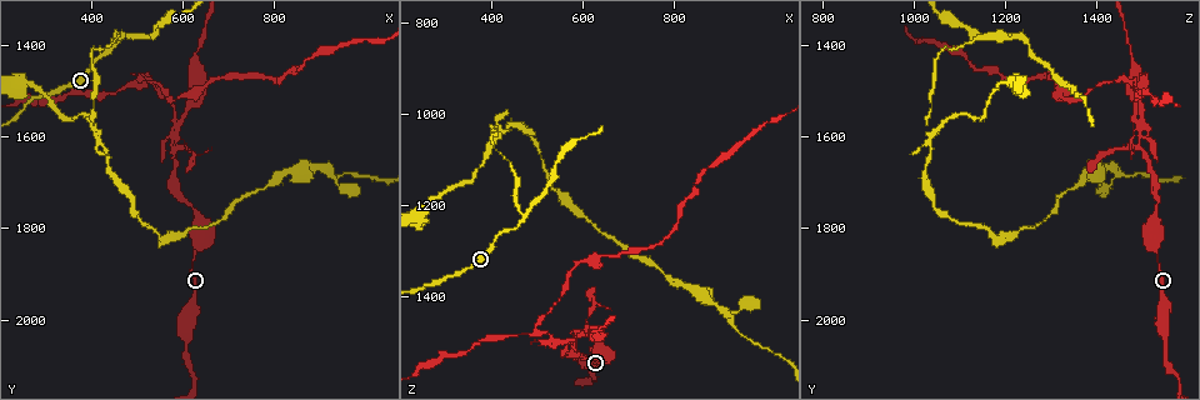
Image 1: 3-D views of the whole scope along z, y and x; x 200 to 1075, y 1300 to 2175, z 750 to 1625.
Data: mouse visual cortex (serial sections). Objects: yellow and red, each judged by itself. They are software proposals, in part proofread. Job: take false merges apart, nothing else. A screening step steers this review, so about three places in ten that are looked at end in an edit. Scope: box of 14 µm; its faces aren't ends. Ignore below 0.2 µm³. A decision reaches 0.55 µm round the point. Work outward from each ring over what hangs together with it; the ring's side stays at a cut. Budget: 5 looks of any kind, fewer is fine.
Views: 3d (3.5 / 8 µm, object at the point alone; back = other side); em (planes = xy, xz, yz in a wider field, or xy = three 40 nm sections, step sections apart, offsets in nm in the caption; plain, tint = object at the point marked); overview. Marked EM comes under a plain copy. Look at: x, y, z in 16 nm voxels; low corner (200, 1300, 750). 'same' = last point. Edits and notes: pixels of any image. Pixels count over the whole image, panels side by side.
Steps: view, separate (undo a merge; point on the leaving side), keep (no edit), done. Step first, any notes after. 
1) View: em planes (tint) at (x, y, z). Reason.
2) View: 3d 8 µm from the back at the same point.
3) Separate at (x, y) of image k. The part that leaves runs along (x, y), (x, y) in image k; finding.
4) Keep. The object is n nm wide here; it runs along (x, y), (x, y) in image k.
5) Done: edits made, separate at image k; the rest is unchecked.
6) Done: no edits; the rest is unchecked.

View: 3d 3.5 µm at (580, 1590, 1490). Arms part here.

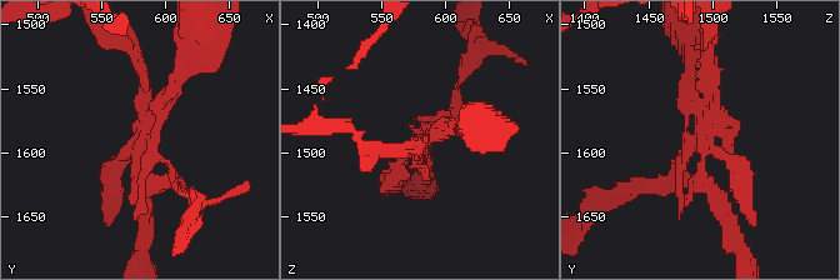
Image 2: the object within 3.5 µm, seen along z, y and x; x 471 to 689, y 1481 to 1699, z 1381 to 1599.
Separate at (138, 55) of image 2. A second cell is stuck on.

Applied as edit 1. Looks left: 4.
View: 3d 8 µm at (470, 1385, 1225). Abrupt turn.

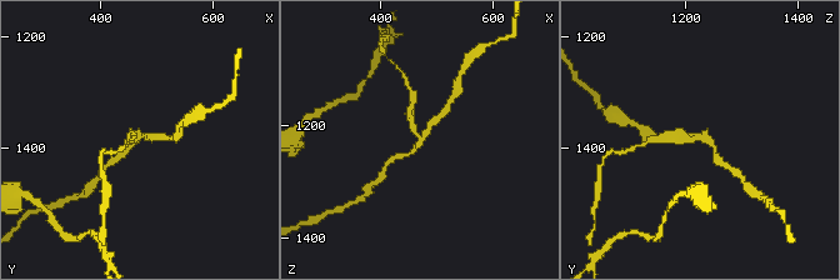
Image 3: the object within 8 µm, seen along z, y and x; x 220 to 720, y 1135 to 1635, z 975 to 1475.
View: 3d 3.5 µm at (465, 1385, 1230). Closer look.

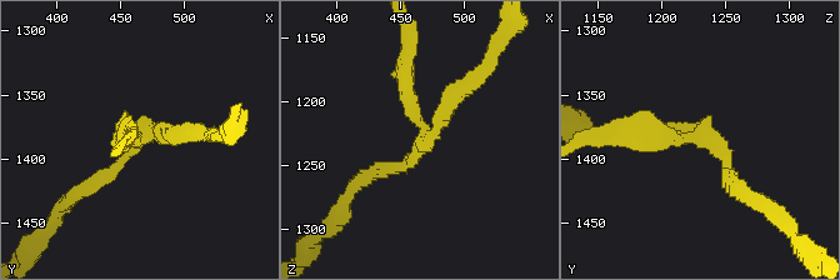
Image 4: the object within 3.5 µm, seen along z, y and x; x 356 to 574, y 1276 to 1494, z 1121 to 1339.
Separate at (648, 119) of image 4. The part that leaves runs along (420, 121), (405, 93), (405, 33) in image 4; two cells meet here.

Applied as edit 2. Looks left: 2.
Done: edits made, separate at image 2, separate at image 4; the rest is unchecked.

